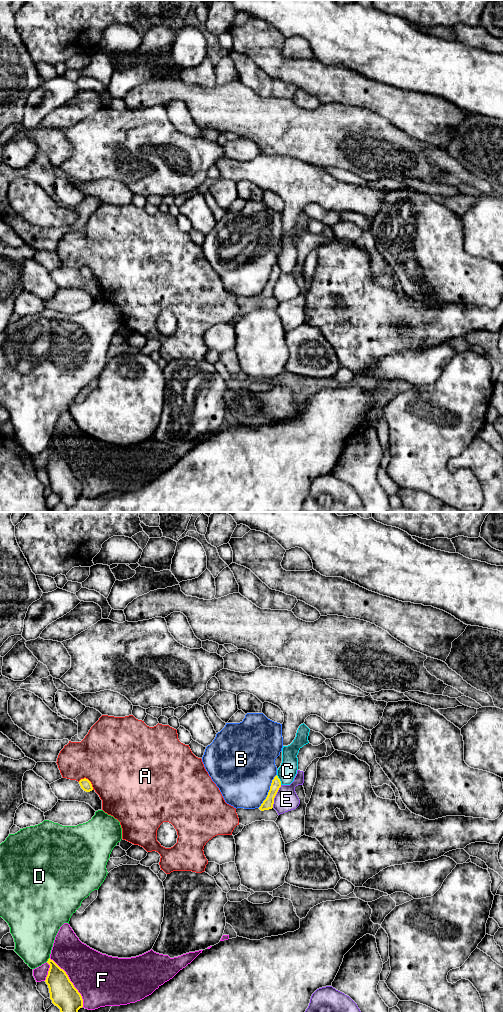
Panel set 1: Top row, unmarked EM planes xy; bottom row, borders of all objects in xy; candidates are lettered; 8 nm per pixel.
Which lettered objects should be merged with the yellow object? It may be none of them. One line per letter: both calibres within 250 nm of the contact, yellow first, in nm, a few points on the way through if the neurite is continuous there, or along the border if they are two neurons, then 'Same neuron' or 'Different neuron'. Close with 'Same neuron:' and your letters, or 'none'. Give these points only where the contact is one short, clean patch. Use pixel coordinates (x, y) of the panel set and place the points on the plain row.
A: Thickness 90 nm (yellow) against 500 nm. Different neuron
B: Thickness 90 nm (yellow) against 460 nm. Different neuron
C: Thickness 90 nm (yellow) against 150 nm. Boundary: xy (276, 263), (281, 272). Different neuron
D: Thickness 190 nm (yellow) against 340 nm. Different neuron
E: Thickness 90 nm (yellow) against 190 nm. Different neuron
F: Thickness 220 nm (yellow) against 400 nm. Different neuron
Same neuron: none

